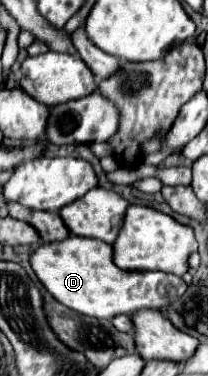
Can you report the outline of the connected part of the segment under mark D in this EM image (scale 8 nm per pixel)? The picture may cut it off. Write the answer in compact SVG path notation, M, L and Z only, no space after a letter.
M75 235L65 241L39 245L31 255L31 267L59 303L97 319L113 319L119 313L131 315L141 309L163 309L177 301L187 289L187 283L171 273L119 269L109 243Z

